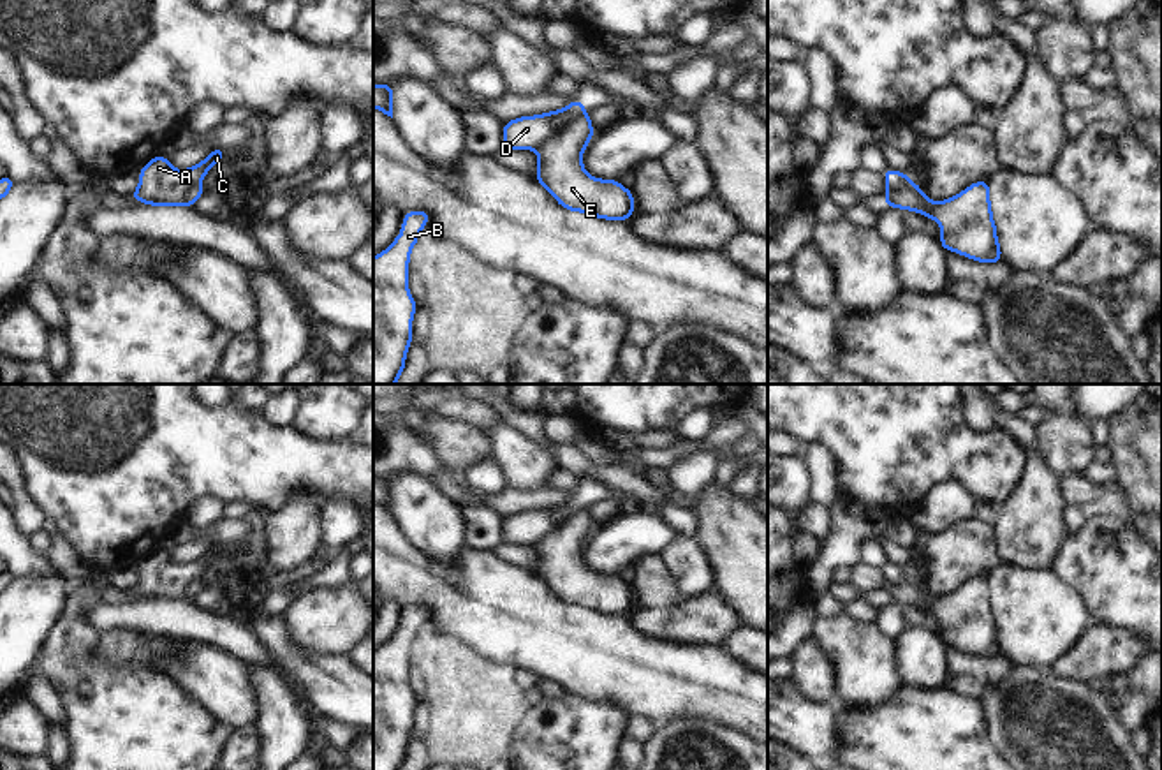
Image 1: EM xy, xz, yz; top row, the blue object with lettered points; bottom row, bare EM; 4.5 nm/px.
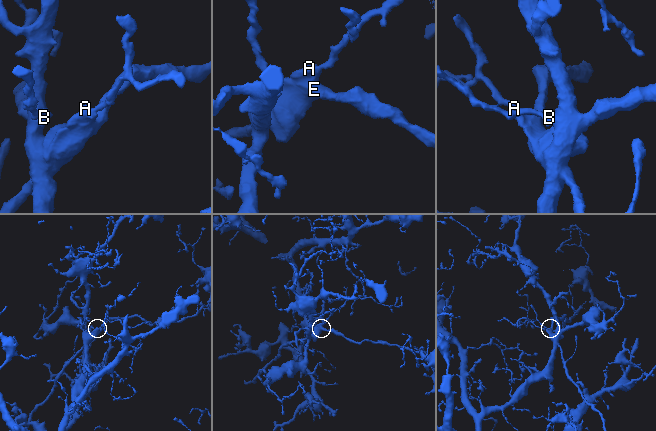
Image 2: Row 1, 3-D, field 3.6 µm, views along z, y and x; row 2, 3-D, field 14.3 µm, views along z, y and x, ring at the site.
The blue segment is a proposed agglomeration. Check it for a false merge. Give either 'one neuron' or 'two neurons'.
two neurons

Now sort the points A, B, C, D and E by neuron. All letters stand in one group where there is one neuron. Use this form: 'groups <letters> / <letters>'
groups A B C D / E

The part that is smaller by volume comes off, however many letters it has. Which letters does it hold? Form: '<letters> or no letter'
E

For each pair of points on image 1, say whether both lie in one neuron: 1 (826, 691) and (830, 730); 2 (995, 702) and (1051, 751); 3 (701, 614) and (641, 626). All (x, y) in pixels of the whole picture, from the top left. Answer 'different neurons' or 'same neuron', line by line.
1: different neurons
2: same neuron
3: same neuron

